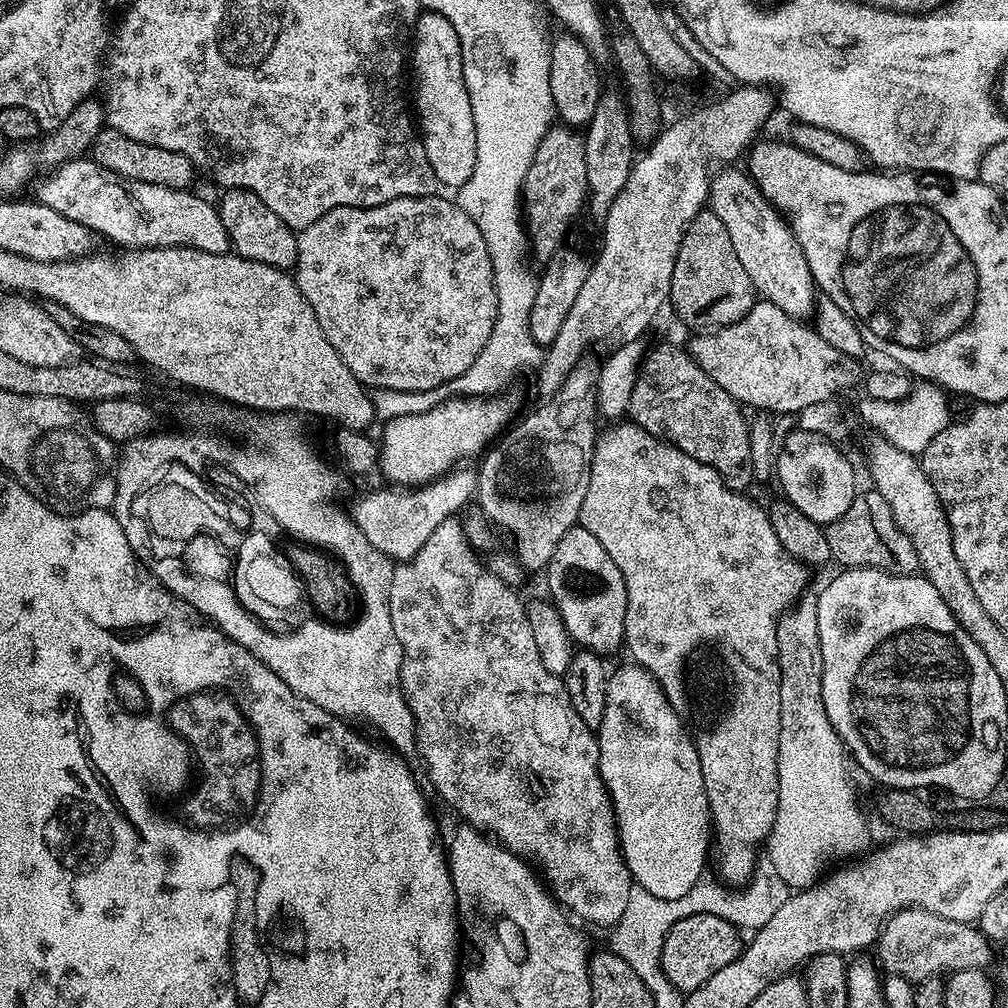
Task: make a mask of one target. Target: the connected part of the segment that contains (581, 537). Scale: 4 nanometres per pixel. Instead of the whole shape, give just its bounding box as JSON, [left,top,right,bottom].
[546,526,626,658]

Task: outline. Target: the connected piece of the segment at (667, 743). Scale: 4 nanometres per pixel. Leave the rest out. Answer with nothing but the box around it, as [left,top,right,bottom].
[598,662,712,898]

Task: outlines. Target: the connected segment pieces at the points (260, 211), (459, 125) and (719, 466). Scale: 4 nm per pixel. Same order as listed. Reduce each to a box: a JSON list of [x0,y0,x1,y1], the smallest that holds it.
[[218,188,298,270],[410,11,474,190],[627,344,754,492]]

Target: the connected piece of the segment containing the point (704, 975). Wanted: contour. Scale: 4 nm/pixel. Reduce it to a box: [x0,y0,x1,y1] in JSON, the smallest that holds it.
[660,912,742,994]

